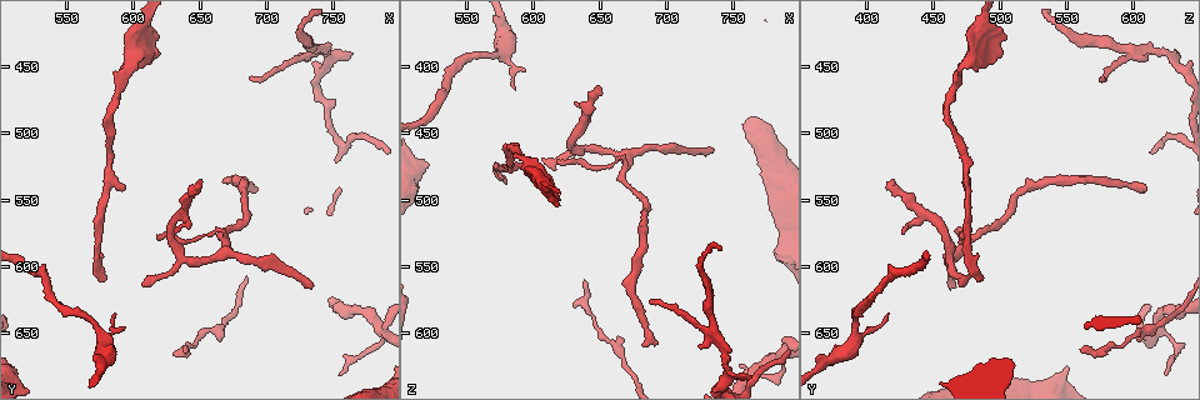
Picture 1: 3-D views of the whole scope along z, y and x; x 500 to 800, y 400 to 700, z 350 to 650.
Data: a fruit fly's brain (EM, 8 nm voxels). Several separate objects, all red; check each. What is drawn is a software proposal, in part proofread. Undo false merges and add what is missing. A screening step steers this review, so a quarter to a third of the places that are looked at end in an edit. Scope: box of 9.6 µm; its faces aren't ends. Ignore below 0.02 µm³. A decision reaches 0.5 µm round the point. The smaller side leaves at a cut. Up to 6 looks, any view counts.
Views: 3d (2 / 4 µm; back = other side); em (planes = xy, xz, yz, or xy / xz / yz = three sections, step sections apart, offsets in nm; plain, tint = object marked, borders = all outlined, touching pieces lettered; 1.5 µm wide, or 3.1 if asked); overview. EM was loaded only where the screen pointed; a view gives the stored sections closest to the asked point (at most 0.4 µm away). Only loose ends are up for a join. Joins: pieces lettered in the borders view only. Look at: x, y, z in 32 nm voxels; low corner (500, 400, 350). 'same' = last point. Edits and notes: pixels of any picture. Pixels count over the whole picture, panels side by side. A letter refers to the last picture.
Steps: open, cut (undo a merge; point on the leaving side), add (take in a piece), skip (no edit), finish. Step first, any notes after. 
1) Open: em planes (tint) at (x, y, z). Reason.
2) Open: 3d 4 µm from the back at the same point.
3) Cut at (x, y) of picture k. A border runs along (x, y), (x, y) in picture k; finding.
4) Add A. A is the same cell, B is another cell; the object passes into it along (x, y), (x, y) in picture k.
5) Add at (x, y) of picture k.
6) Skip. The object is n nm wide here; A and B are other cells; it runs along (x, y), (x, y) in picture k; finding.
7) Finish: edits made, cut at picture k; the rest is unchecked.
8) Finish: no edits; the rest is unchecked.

Open: em xz step 8 (plain) at (650, 540, 416). Free end.

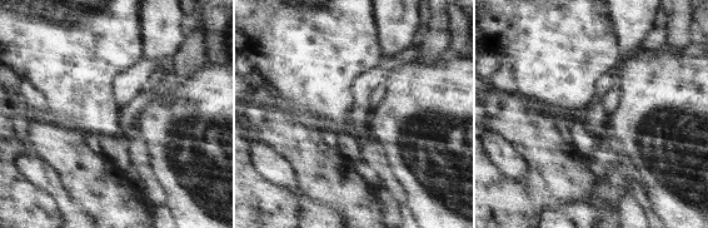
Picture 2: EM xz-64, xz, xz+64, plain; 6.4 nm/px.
Open: em xz step 8 (borders) at the same point.

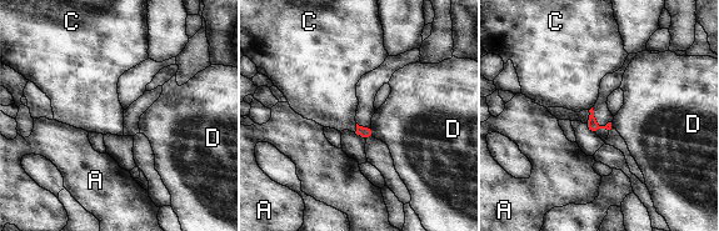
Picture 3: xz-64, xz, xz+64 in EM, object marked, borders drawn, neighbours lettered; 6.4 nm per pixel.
Skip. A, C and D are other cells; a border runs along (356, 124), (354, 131) in picture 3; none of them fits.

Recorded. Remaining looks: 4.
Open: em xy step 8 (tint) at (576, 652, 390). Calibre changes.

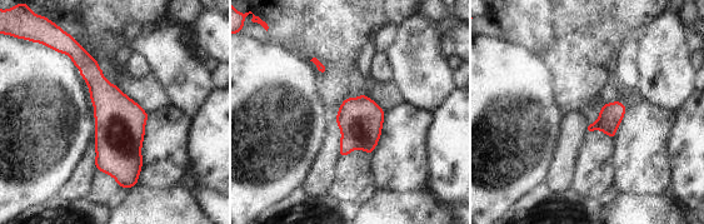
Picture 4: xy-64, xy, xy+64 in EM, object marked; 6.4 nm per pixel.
Open: em planes (borders) at the same point. Cut it another way.

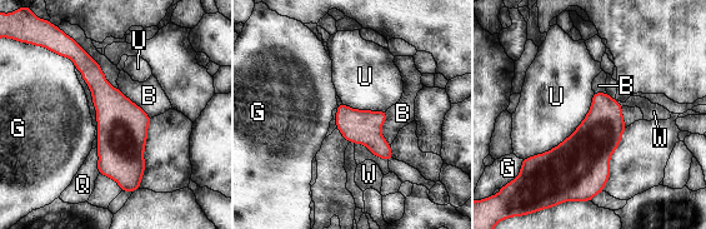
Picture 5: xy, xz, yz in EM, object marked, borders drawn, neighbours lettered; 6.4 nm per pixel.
Skip. B, G, Q, U and W are other cells; a border runs along (594, 91), (570, 135), (522, 159) in picture 5; all the same cell.

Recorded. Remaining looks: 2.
Open: em 3.1 µm yz step 8 (borders) at (732, 616, 462). Free end.

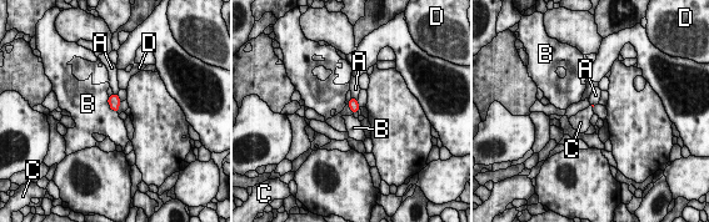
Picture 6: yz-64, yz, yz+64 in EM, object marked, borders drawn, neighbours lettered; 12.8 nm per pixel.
Open: em 3.1 µm planes (borders) at the same point. Another direction.

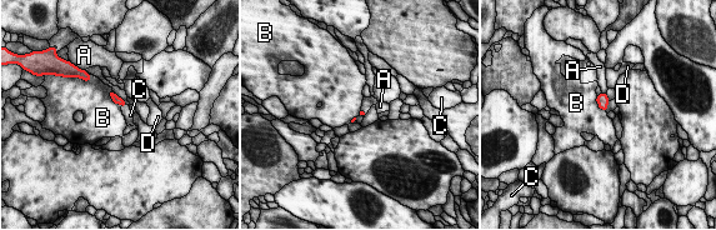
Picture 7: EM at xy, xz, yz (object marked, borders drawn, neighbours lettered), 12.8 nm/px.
Add C. C is the same cell, A, B and D are other cells; the object passes into it along (118, 100), (123, 105), (129, 115) in picture 7; it goes on there.

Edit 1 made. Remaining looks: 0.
Finish: edits made, add at picture 7; the rest is unchecked.

